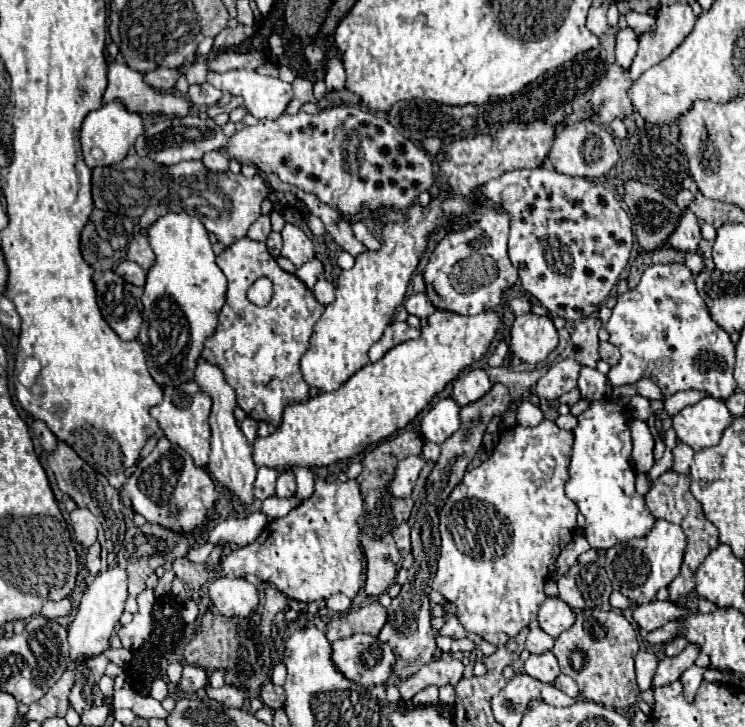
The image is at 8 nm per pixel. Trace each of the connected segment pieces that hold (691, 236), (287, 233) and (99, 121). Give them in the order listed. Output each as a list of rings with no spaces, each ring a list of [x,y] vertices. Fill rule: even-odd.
[[[685,212],[683,220],[679,222],[679,228],[673,232],[669,246],[677,252],[695,252],[701,242],[701,230],[699,220],[693,212]]]
[[[285,224],[281,236],[283,236],[281,256],[289,258],[297,268],[307,264],[309,260],[313,260],[313,256],[315,256],[313,242],[307,238],[307,234],[303,230],[299,230],[293,224]]]
[[[113,100],[103,108],[89,112],[81,128],[81,146],[83,146],[85,164],[89,168],[95,168],[95,166],[111,166],[121,162],[127,156],[129,148],[135,144],[137,136],[141,134],[143,134],[143,118],[139,114],[127,112],[121,100]]]

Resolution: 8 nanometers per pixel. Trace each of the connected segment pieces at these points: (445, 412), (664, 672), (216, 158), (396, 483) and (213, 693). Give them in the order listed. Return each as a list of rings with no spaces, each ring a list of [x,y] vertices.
[[[453,398],[437,400],[421,418],[421,434],[425,440],[443,444],[459,428],[459,406]]]
[[[687,644],[687,648],[675,656],[675,658],[663,658],[657,672],[655,672],[655,686],[667,686],[671,682],[675,682],[689,666],[695,664],[697,656],[699,656],[701,648],[697,644]]]
[[[223,150],[207,152],[201,162],[203,162],[211,172],[227,172],[227,170],[229,170],[229,158],[225,156]]]
[[[409,456],[407,460],[401,460],[399,468],[395,470],[395,480],[389,486],[391,494],[399,498],[409,496],[423,466],[425,466],[425,460],[421,456]]]
[[[207,686],[207,692],[213,700],[221,702],[223,706],[227,708],[241,708],[243,706],[243,692],[239,688],[231,688],[231,686],[223,686],[223,688],[217,688],[213,690],[211,686]]]

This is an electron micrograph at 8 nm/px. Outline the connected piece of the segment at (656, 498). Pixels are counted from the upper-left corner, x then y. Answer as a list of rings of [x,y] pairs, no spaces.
[[[673,470],[661,474],[653,488],[647,492],[645,496],[645,502],[649,506],[649,510],[653,512],[655,518],[663,518],[663,520],[669,520],[673,524],[679,524],[685,532],[685,538],[687,538],[687,548],[685,548],[685,560],[683,560],[683,566],[681,566],[681,572],[679,576],[669,584],[669,602],[677,604],[681,600],[685,600],[693,590],[695,590],[695,570],[699,568],[699,564],[709,556],[711,550],[715,550],[719,546],[719,540],[717,540],[717,528],[705,518],[705,512],[701,508],[701,504],[693,498],[691,490],[689,490],[689,476],[683,476],[683,474],[677,474]]]

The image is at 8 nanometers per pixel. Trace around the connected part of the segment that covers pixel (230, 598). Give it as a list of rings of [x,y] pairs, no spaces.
[[[227,576],[213,578],[209,584],[209,596],[223,616],[245,618],[259,604],[257,588],[245,578],[227,578]]]

